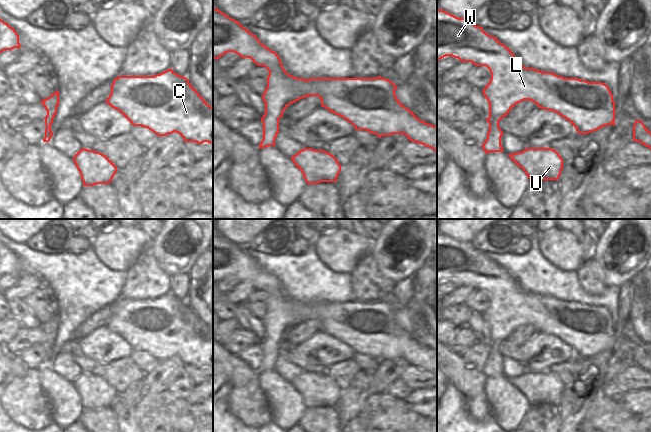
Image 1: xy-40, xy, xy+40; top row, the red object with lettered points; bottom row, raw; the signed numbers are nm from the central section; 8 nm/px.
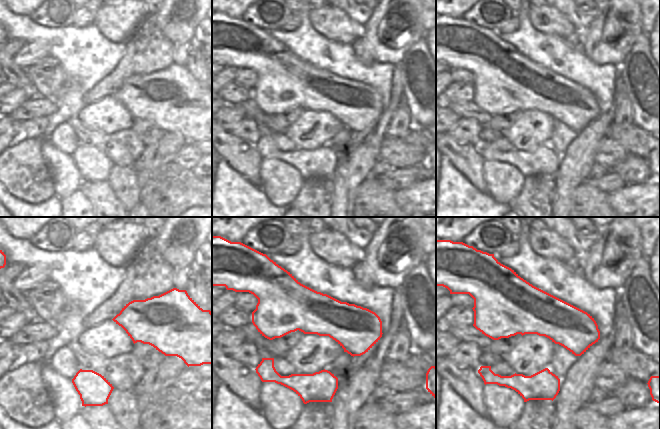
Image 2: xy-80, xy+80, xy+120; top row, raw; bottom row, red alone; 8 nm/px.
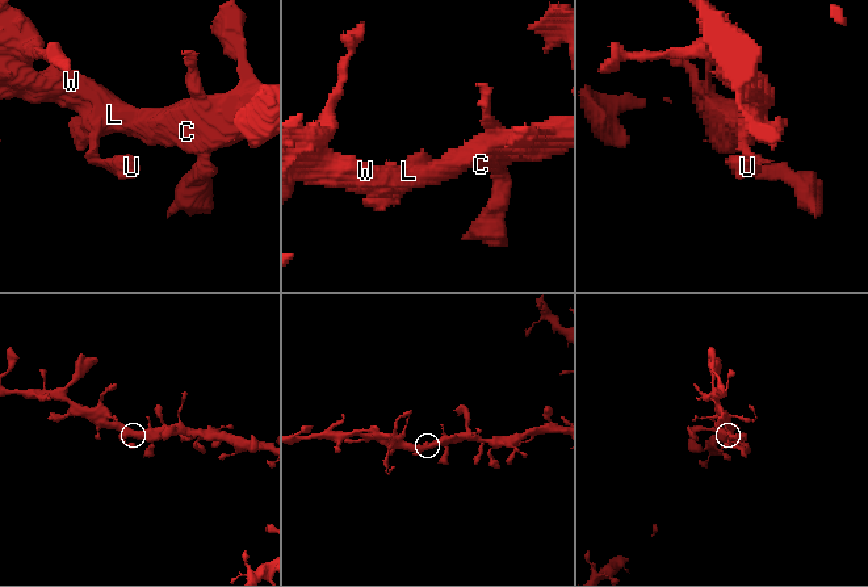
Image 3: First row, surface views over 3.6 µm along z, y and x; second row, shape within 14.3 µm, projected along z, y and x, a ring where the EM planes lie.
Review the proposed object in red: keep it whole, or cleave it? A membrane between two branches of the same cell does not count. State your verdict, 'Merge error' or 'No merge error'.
No merge error

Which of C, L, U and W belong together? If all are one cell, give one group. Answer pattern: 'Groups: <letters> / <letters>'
Groups: C L U W

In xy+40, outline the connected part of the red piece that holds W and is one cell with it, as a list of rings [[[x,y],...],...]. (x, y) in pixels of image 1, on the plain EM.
[[[437,232],[437,285],[446,280],[458,282],[461,286],[472,286],[475,290],[486,290],[491,297],[491,303],[482,315],[489,327],[489,341],[486,342],[489,355],[481,370],[486,378],[503,376],[503,355],[499,345],[524,324],[530,324],[544,334],[556,336],[568,344],[579,358],[585,359],[604,350],[615,349],[615,326],[606,308],[564,302],[552,296],[526,292],[507,270],[484,256],[482,251],[476,250],[471,242],[458,242]]]

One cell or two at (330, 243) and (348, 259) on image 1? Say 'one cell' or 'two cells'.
one cell

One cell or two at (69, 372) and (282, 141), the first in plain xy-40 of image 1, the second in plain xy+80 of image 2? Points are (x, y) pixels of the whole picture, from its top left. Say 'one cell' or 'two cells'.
one cell

